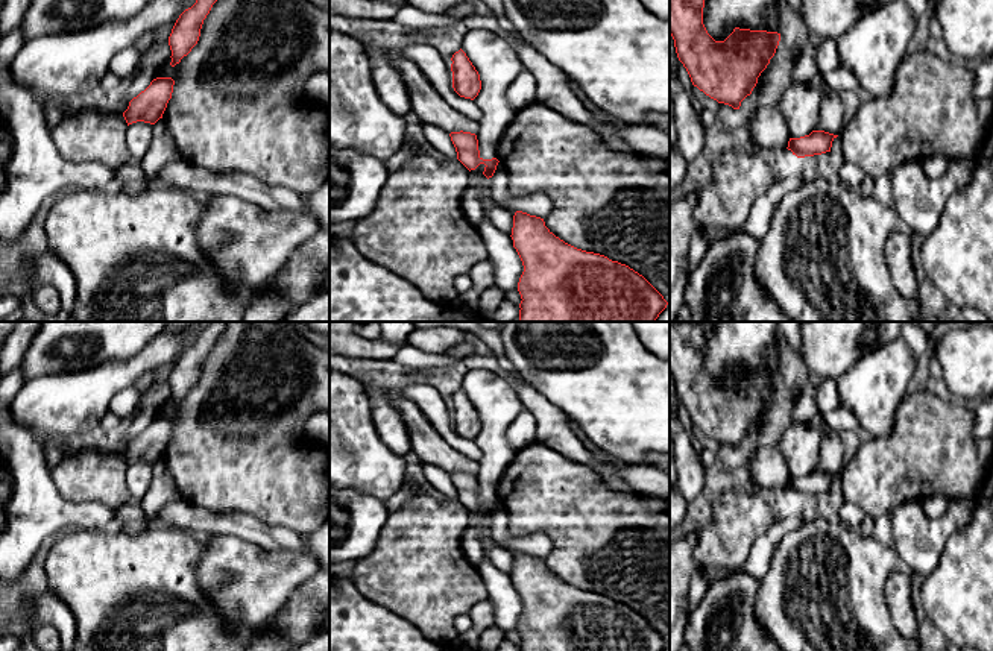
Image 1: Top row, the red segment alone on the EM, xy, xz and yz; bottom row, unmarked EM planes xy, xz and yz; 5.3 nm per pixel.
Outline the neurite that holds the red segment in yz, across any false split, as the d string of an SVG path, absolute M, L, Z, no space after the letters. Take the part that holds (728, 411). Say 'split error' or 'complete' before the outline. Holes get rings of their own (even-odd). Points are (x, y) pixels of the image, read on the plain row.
complete; M670 322L670 375L692 425L718 443L739 449L741 442L752 434L758 417L774 396L780 373L735 367L724 381L715 381L703 364L705 340L715 323Z

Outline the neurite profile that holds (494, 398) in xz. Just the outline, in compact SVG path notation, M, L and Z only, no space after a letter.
M468 370L462 390L481 420L481 429L474 439L481 449L477 470L480 498L492 499L496 481L516 454L507 442L507 429L524 407L512 384L490 370Z

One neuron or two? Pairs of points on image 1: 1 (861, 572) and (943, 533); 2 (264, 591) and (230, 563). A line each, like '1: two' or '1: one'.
1: two
2: one

